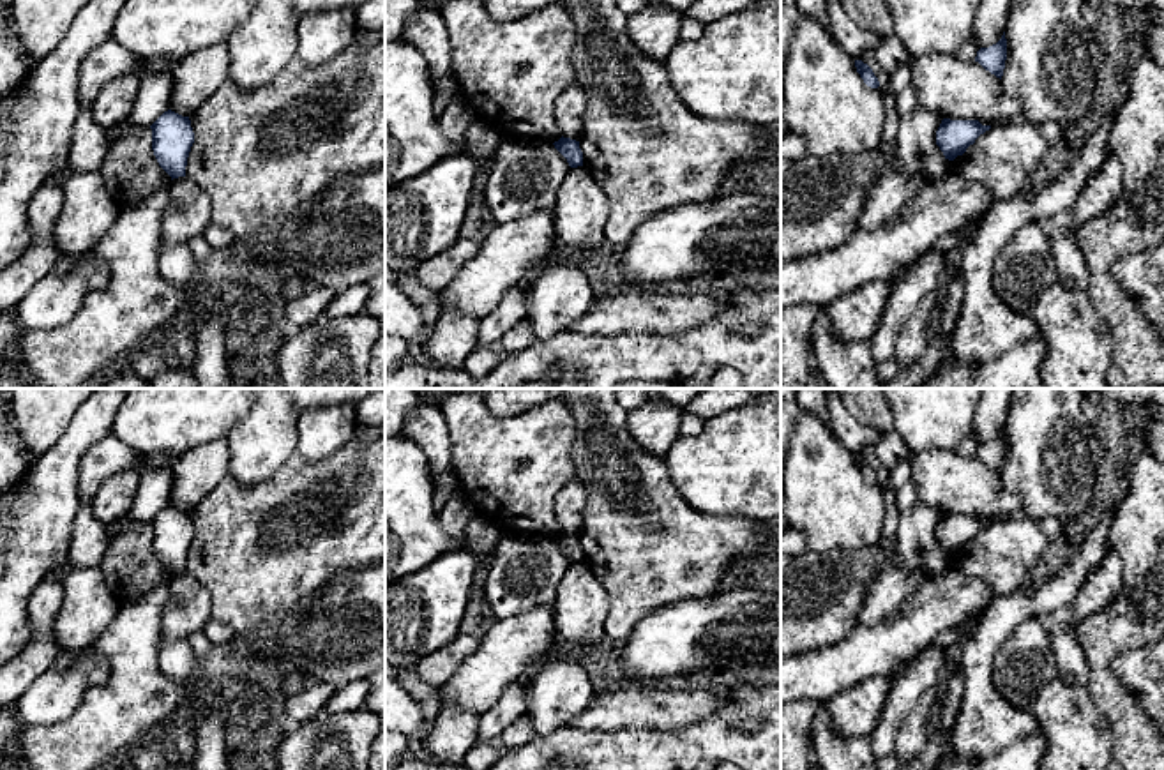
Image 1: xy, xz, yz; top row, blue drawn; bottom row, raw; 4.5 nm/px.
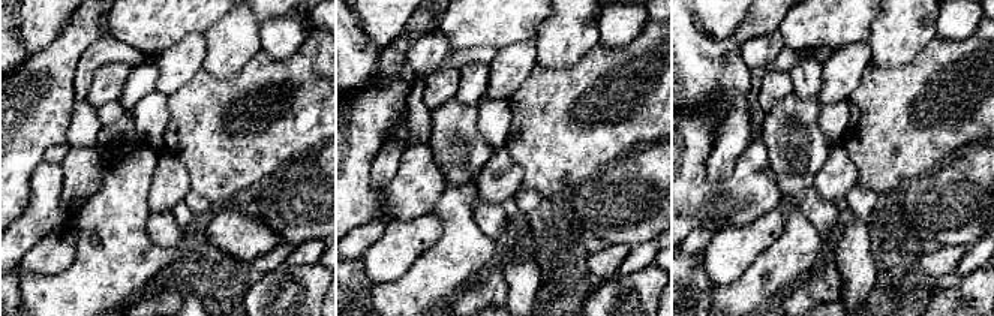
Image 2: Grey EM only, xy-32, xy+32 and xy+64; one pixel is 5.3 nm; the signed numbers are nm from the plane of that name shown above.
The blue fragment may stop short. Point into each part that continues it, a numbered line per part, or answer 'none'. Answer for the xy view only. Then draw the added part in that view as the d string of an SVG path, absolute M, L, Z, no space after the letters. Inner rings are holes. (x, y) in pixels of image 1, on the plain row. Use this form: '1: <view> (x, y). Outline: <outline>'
none

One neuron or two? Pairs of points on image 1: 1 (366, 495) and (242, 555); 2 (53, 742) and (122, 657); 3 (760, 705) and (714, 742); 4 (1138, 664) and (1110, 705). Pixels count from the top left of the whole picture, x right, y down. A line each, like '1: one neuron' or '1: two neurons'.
1: one neuron
2: one neuron
3: one neuron
4: two neurons

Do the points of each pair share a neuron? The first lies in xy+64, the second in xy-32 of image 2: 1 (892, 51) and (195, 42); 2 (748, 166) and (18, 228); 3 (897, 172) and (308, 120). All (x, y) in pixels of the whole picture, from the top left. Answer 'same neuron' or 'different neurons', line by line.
1: different neurons
2: different neurons
3: same neuron

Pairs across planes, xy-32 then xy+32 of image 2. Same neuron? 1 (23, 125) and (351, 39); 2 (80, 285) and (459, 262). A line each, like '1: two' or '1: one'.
1: two
2: one

